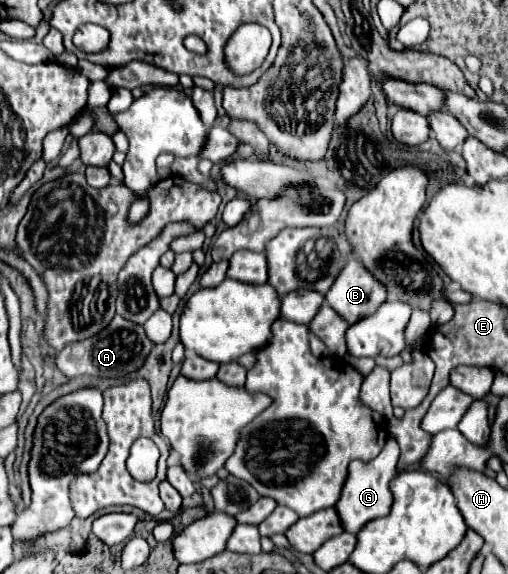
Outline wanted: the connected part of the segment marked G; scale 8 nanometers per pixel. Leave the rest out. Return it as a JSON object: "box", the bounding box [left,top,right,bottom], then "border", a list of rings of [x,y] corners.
{"box":[336,438,400,532],"border":[[[388,438],[384,450],[380,452],[380,456],[376,456],[370,462],[362,462],[362,460],[354,460],[348,468],[348,478],[342,490],[340,500],[336,502],[336,510],[340,514],[340,520],[344,522],[344,530],[346,532],[358,532],[366,522],[386,516],[392,508],[392,492],[390,492],[390,482],[392,478],[396,478],[398,474],[398,456],[400,456],[400,448],[398,444]]]}

